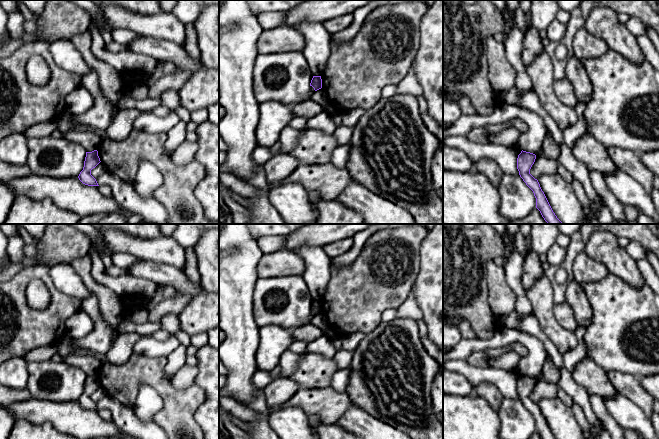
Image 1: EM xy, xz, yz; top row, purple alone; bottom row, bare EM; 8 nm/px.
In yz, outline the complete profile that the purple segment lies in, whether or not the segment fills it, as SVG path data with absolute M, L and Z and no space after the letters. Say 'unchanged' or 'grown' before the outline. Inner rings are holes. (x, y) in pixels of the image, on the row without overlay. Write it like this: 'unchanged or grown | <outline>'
unchanged | M522 374L517 382L519 399L526 409L533 415L536 422L536 432L540 435L541 439L555 439L538 404L530 398L530 393L534 388L535 383L535 378Z

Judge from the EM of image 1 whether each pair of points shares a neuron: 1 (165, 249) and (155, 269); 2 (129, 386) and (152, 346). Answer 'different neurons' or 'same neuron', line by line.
1: different neurons
2: different neurons

